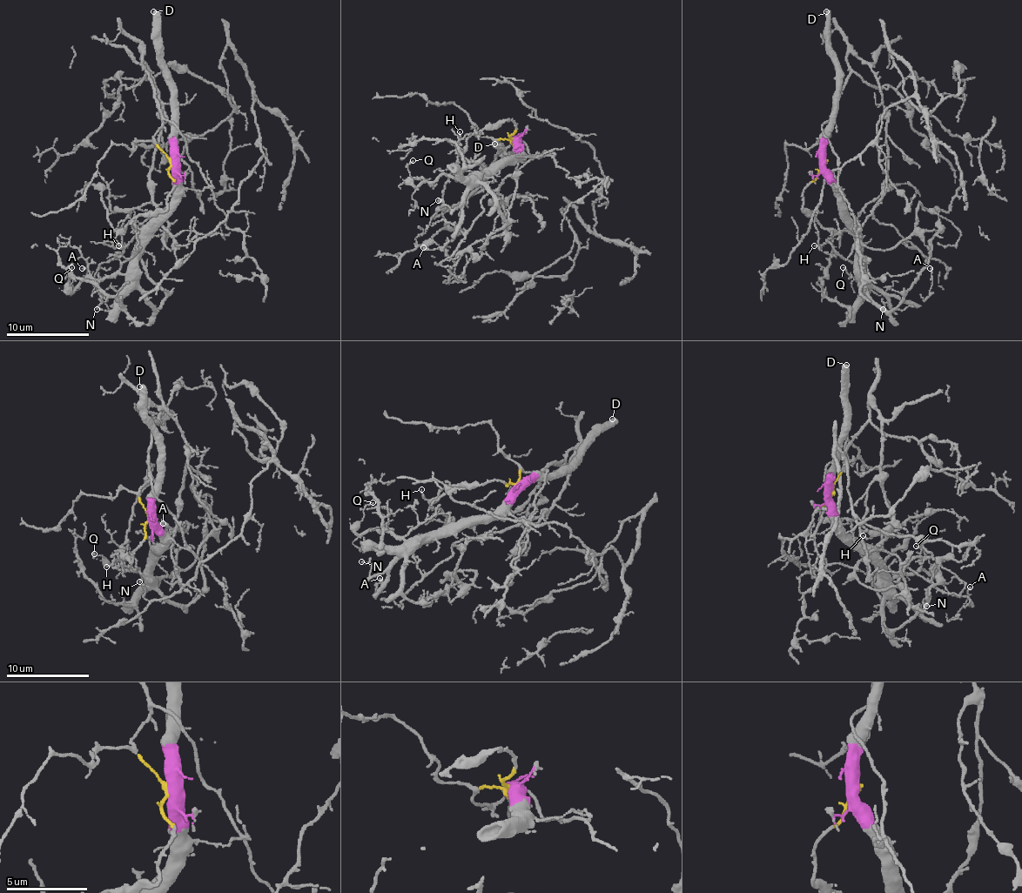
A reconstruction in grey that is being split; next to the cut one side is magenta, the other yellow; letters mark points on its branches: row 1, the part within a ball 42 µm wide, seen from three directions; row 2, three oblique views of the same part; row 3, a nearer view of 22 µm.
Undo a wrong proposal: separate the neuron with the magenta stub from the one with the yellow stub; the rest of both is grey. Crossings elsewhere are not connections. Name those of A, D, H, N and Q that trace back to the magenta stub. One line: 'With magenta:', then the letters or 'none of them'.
With magenta: A, D, N, Q

